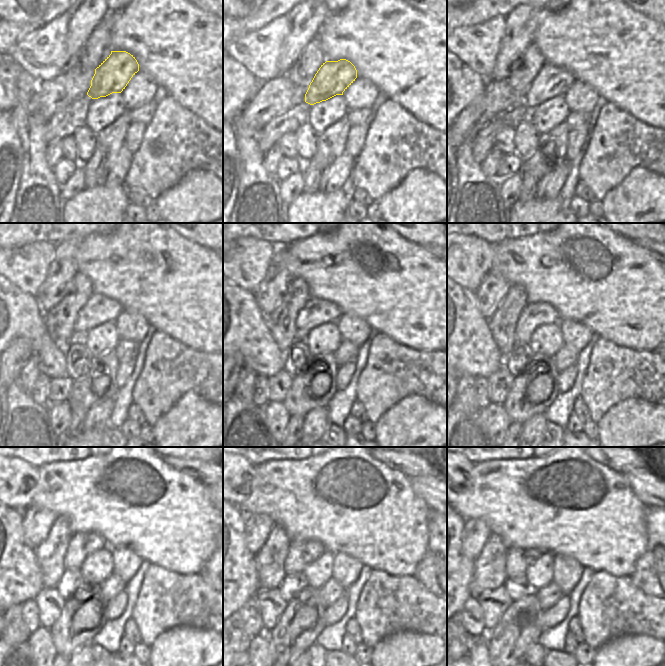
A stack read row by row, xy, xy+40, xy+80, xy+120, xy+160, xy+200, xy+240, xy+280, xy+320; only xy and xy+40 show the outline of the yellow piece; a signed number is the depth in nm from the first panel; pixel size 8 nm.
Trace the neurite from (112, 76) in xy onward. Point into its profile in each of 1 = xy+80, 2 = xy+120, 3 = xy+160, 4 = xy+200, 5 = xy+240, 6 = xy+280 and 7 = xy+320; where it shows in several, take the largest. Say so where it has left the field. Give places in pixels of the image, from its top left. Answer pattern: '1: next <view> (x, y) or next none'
1: next xy+80 (552, 81)
2: next xy+120 (99, 309)
3: next xy+160 (316, 312)
4: next xy+200 (534, 315)
5: next xy+240 (81, 545)
6: next xy+280 (301, 553)
7: next xy+320 (518, 560)

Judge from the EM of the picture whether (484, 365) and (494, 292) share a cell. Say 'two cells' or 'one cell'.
two cells

